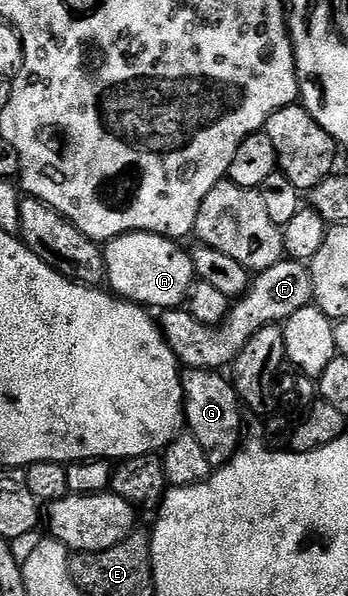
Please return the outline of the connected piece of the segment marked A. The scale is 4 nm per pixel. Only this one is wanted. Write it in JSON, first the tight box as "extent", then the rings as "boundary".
{"extent":[104,232,196,311],"boundary":[[[135,232],[113,238],[104,246],[109,289],[117,297],[147,308],[158,306],[159,311],[164,311],[181,307],[189,299],[190,288],[196,281],[190,250],[182,246],[185,245],[162,234]]]}

